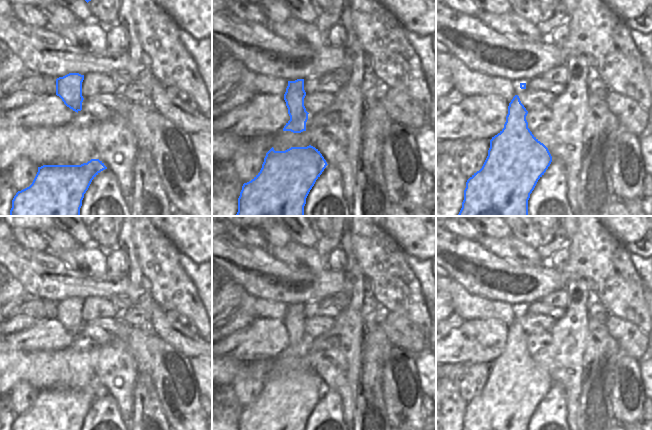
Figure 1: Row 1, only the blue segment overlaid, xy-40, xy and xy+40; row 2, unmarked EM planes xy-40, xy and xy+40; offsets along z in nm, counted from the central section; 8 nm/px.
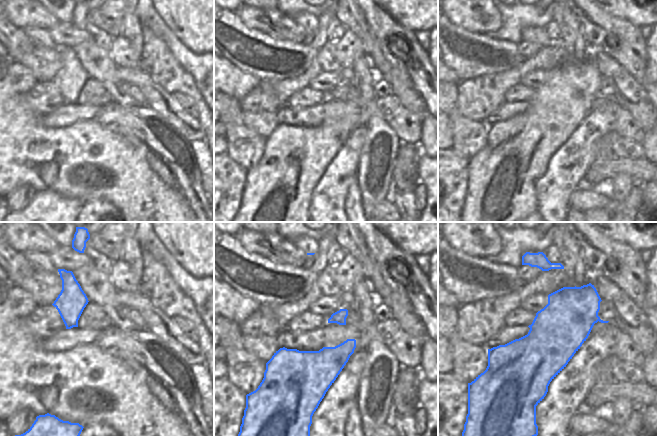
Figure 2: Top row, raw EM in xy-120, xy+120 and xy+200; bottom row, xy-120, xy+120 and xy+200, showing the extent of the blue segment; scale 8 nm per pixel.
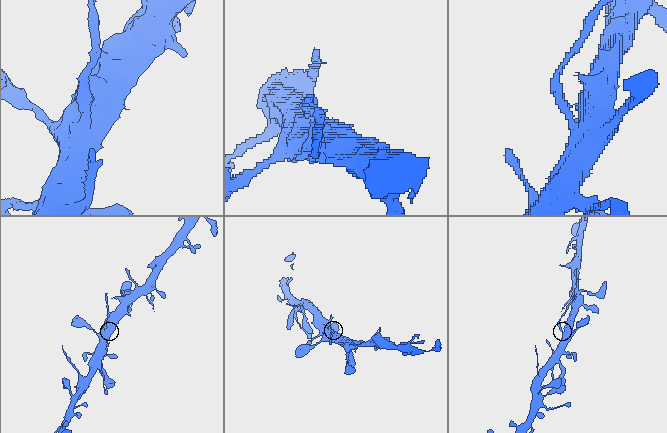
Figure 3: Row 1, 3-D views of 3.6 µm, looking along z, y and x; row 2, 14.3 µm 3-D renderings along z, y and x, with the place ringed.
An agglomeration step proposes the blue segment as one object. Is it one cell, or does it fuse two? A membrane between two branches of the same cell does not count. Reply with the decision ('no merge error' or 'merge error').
merge error

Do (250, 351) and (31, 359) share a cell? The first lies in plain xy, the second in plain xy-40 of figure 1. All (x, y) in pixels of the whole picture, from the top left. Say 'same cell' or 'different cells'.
different cells

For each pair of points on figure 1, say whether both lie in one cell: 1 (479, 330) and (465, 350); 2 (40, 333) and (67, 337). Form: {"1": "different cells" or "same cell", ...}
{"1": "same cell", "2": "same cell"}

